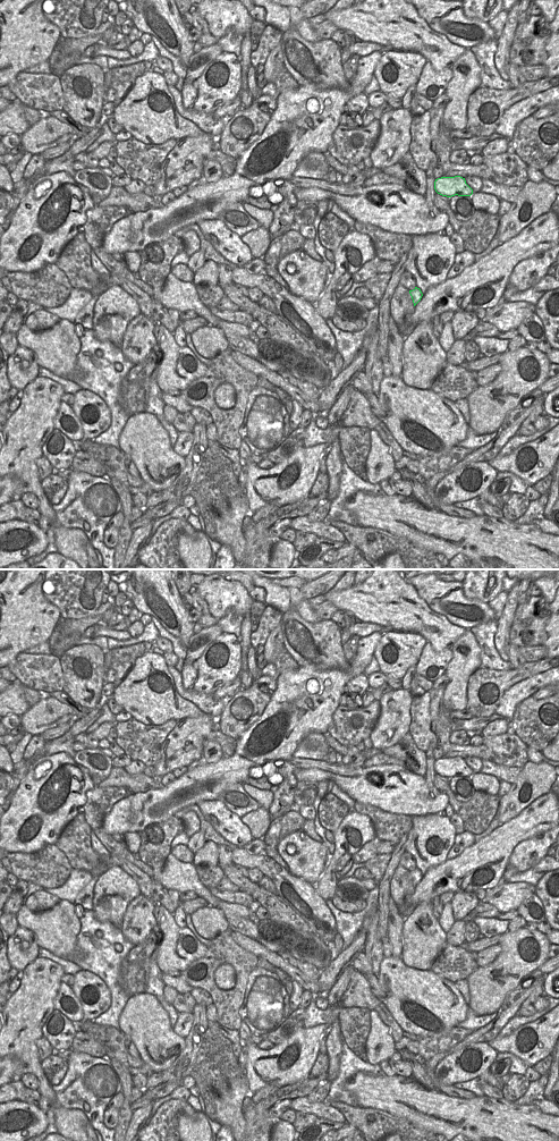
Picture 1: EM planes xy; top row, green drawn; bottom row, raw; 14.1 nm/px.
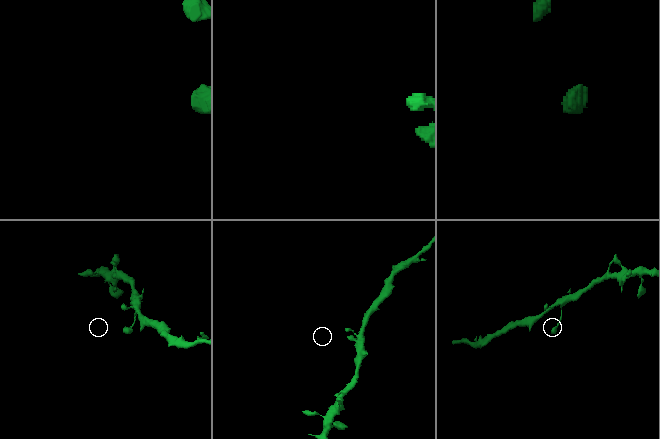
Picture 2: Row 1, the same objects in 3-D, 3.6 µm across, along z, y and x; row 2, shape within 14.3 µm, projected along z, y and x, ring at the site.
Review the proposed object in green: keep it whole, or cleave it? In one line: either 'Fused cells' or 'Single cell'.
Single cell.

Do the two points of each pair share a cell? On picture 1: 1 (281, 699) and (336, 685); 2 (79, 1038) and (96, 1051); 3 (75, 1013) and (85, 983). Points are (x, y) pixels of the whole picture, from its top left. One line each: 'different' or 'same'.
1: same
2: same
3: different

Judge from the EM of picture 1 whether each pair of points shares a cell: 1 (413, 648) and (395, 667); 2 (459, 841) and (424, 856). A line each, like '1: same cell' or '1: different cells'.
1: same cell
2: different cells

